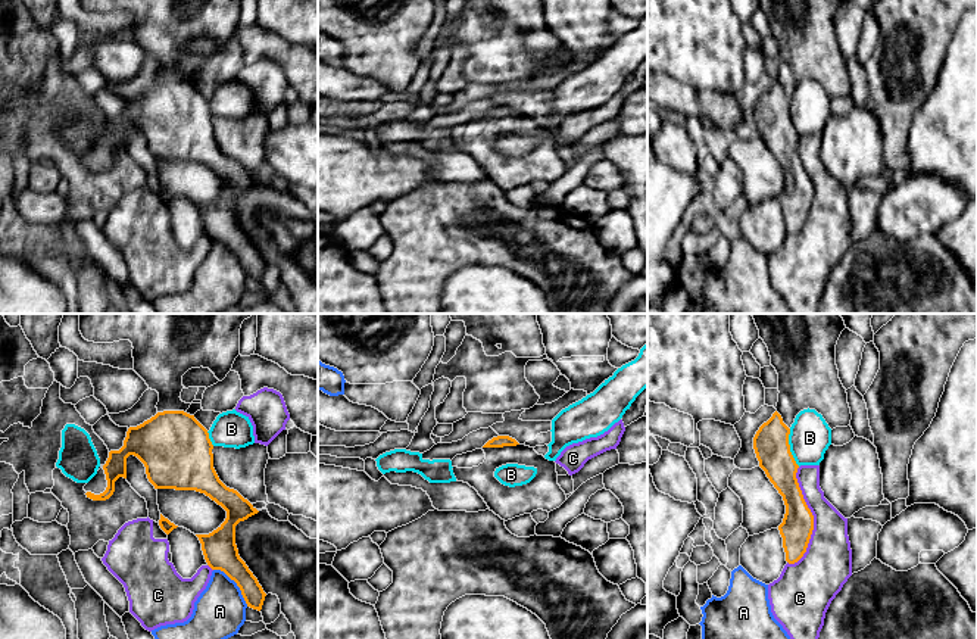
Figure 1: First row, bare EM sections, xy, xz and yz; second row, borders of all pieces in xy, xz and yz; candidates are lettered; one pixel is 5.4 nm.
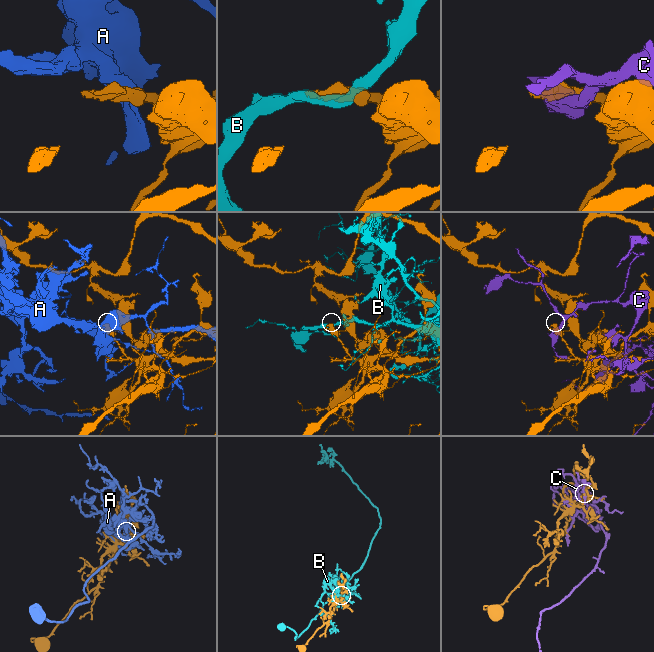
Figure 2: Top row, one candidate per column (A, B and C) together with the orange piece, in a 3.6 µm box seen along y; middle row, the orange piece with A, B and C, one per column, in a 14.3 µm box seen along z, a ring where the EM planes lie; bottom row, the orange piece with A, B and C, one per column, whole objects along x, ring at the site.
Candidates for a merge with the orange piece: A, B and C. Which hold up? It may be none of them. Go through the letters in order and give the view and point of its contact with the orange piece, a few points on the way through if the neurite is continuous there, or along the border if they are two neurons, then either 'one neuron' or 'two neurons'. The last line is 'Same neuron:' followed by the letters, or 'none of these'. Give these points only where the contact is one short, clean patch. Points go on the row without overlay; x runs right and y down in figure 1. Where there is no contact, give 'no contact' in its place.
A: contact xy (236, 252); two neurons
B: contact yz (789, 118); two neurons
C: contact yz (812, 189); two neurons
Same neuron: none of these

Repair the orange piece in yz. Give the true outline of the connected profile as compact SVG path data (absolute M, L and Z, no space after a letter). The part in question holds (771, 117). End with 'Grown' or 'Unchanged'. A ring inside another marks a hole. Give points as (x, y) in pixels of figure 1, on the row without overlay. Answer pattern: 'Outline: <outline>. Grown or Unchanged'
Outline: M759 0L771 35L778 44L778 72L772 87L753 107L759 137L783 166L786 184L778 196L786 231L797 233L806 222L814 186L799 158L789 115L790 97L803 80L815 80L828 97L850 96L848 63L839 49L836 15L843 0Z. Grown

